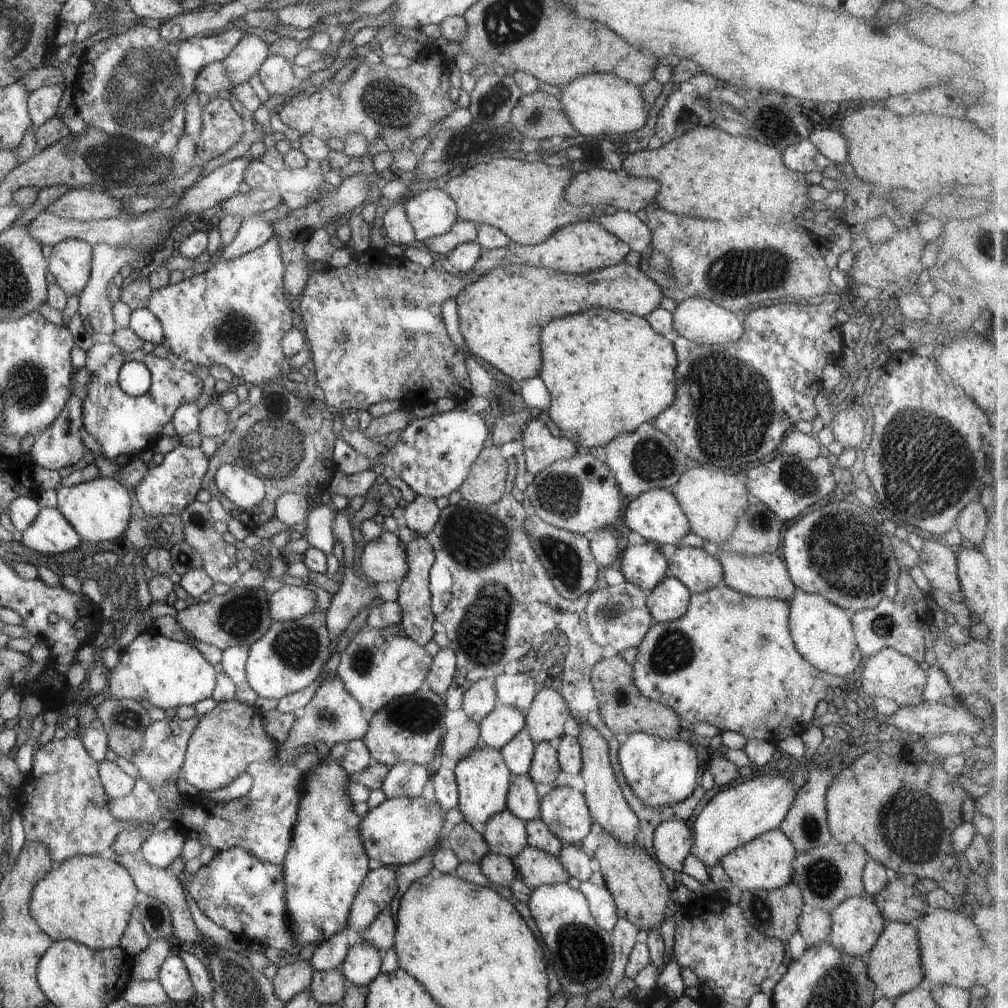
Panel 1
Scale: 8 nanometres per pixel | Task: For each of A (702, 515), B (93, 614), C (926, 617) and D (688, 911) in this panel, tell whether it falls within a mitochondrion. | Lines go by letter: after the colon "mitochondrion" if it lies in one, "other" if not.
A: other
B: other
C: other
D: other

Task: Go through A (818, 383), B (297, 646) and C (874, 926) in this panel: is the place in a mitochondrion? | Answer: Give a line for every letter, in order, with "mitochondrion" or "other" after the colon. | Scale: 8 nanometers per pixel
A: other
B: mitochondrion
C: other

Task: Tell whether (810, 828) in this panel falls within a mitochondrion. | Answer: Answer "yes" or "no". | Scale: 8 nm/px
yes

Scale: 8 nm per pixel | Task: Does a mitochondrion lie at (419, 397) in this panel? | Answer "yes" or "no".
no

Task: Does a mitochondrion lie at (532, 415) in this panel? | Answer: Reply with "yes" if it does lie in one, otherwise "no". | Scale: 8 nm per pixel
no

